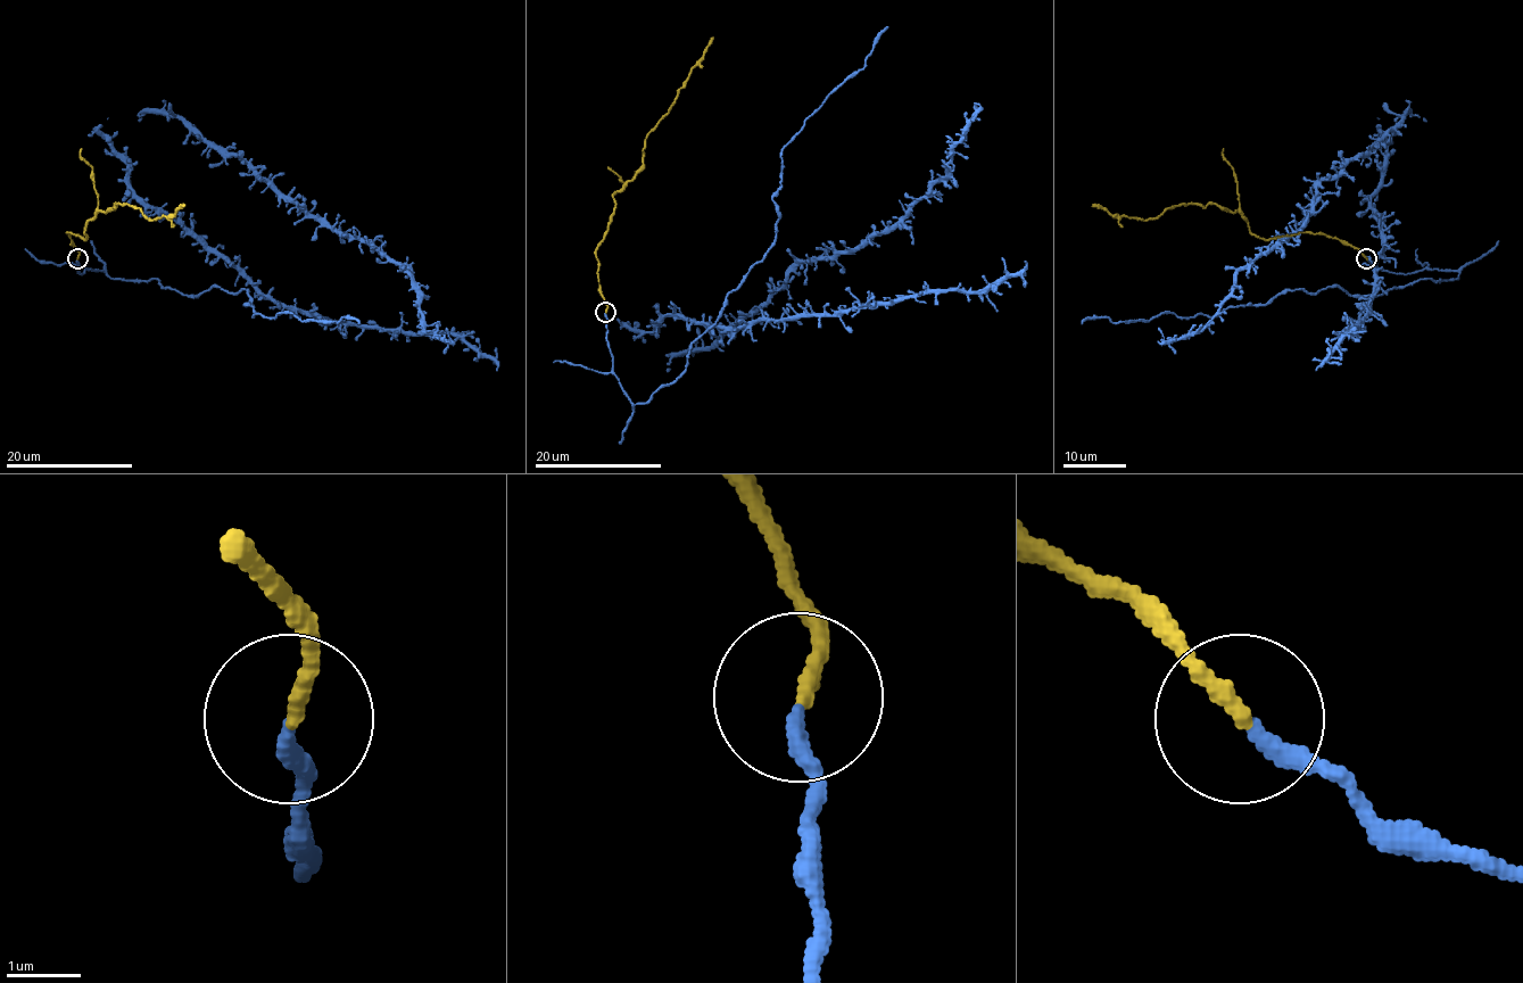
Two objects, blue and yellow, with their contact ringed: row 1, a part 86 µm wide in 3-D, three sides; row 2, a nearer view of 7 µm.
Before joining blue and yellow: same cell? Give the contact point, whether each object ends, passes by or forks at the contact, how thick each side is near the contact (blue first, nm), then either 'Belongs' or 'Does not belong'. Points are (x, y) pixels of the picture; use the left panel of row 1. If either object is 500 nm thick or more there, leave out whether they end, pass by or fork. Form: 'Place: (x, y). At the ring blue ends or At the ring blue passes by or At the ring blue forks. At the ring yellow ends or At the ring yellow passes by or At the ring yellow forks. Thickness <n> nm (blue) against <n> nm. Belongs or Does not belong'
Place: (77, 258). At the ring blue ends. At the ring yellow ends. Thickness 240 nm (blue) against 200 nm. Belongs

